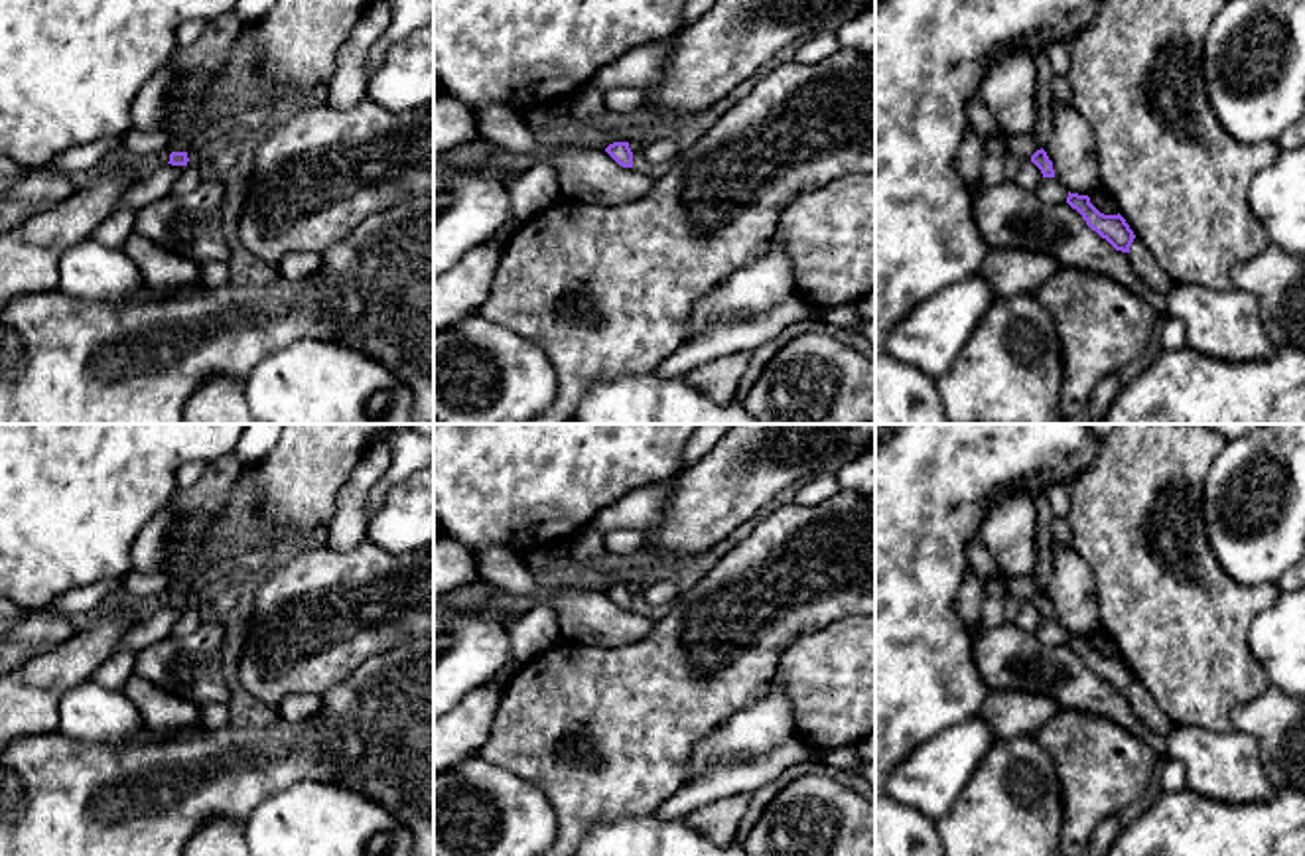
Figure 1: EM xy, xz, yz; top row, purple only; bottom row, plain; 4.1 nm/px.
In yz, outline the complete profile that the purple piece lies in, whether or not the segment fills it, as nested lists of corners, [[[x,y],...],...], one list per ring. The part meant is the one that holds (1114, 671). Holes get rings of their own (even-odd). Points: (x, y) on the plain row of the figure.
[[[1070,633],[1066,645],[1076,651],[1086,667],[1102,680],[1106,680],[1116,692],[1130,694],[1135,677],[1120,655],[1104,657],[1090,645],[1088,637],[1078,637]]]

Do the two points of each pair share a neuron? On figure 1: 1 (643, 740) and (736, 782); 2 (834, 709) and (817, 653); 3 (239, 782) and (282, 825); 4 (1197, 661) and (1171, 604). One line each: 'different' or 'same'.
1: different
2: same
3: different
4: same

